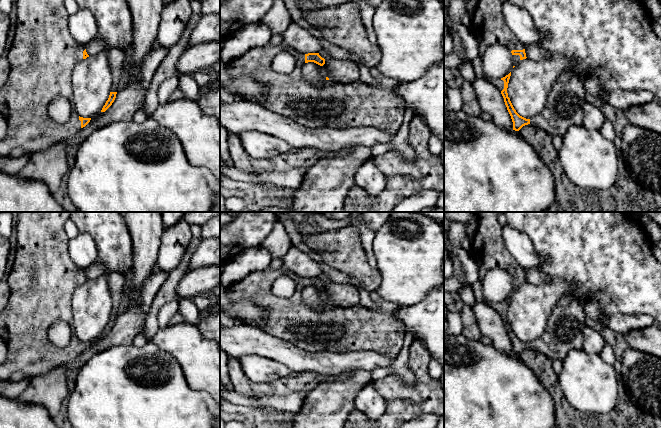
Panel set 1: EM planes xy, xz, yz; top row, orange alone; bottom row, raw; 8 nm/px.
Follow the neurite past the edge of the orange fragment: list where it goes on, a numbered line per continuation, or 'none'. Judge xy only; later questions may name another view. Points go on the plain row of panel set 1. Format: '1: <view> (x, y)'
1: xy (43, 279)

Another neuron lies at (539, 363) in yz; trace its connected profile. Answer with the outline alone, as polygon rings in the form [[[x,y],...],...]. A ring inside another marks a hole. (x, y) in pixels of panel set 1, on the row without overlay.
[[[528,348],[523,350],[518,357],[547,389],[558,383],[558,375],[553,369],[552,360],[545,354]]]

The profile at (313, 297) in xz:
[[[314,286],[304,287],[301,292],[301,297],[303,302],[312,310],[316,312],[322,312],[324,310],[326,299],[322,290]]]

